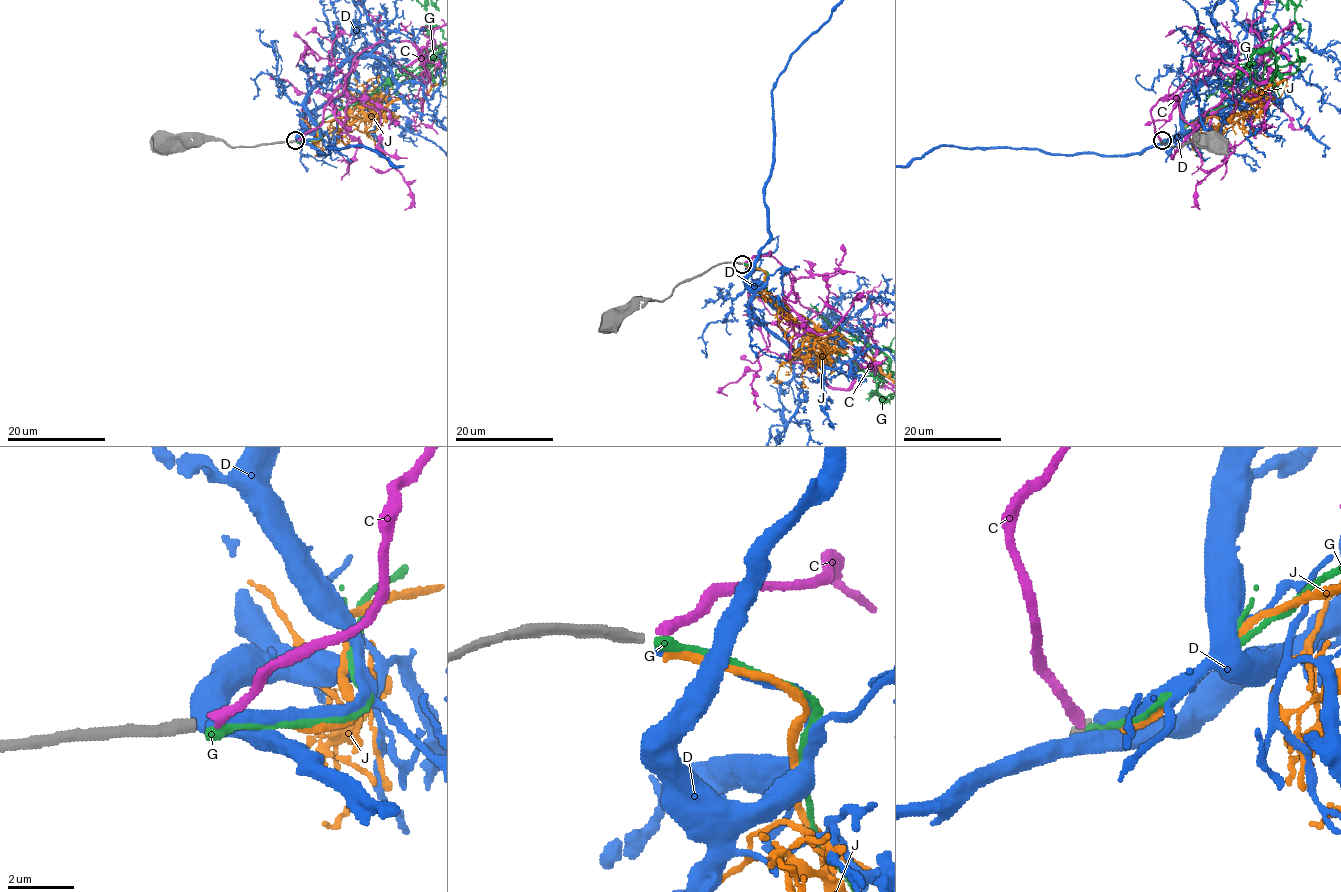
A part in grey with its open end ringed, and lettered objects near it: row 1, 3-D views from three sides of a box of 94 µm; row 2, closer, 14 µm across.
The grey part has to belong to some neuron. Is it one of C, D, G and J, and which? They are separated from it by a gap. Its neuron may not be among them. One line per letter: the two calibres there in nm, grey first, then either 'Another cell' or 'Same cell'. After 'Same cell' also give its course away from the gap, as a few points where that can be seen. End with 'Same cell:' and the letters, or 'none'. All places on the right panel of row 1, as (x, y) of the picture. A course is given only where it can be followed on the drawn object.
C: Thickness 320 nm (grey) against 320 nm. Another cell
D: Thickness 320 nm (grey) against 300 nm. Same cell. Its course: (1163, 140), (1228, 56), (1219, 83), (1199, 89), (1209, 134), (1188, 152), (1182, 143)
G: Thickness 320 nm (grey) against 360 nm. Another cell
J: Thickness 320 nm (grey) against 280 nm. Another cell
Same cell: D

